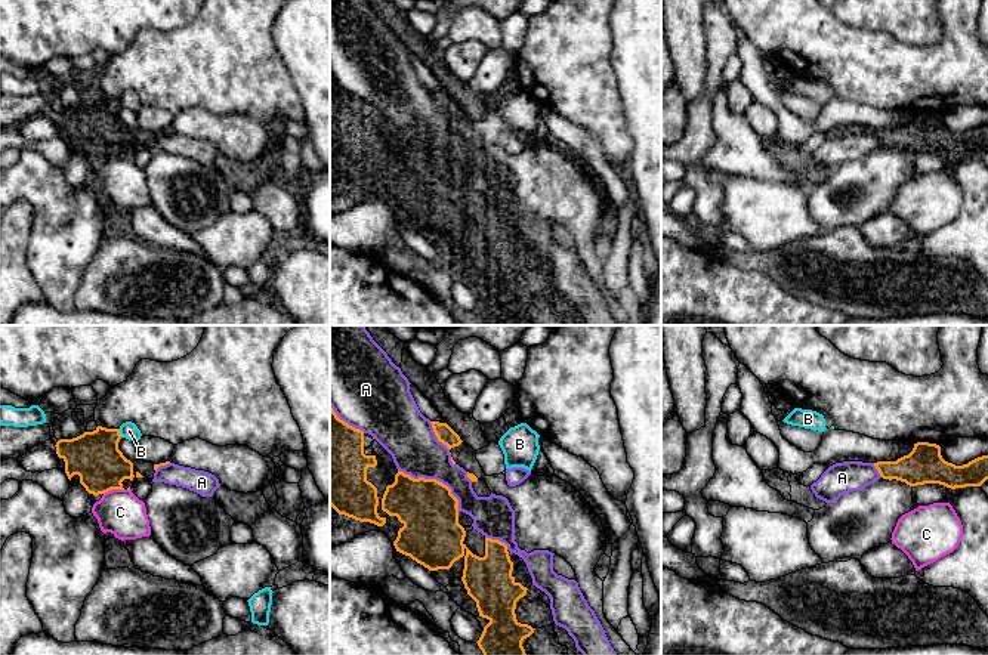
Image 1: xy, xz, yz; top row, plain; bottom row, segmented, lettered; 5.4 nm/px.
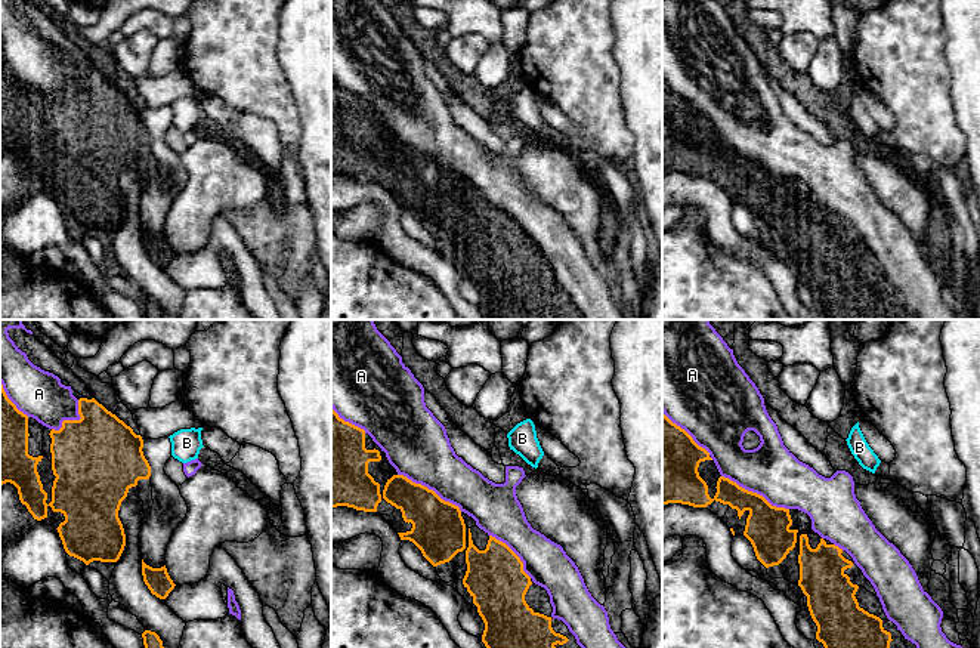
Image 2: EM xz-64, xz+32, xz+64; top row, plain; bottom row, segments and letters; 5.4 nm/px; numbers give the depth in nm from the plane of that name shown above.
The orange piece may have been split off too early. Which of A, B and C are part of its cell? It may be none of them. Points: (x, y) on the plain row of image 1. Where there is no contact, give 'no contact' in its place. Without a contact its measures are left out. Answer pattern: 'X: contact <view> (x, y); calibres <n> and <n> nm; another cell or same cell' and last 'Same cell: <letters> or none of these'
A: contact xz (435, 148); calibres 320 and 260 nm; another cell
B: contact xy (119, 102); calibres 280 and 90 nm; another cell
C: contact xy (113, 157); calibres 280 and 240 nm; another cell
Same cell: none of these

